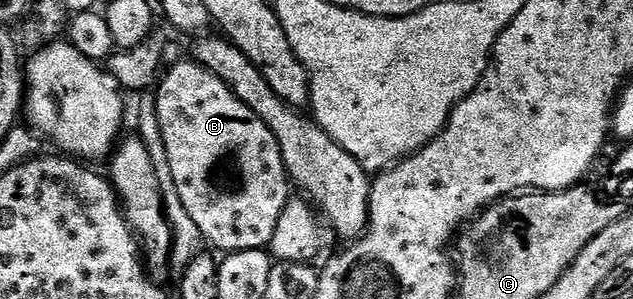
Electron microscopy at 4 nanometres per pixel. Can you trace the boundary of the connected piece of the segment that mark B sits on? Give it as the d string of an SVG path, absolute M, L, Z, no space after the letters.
M182 60L176 63L175 66L170 67L158 79L157 89L153 95L156 100L157 120L160 121L161 138L164 140L165 155L168 156L169 167L173 174L177 193L181 196L181 203L185 204L189 216L193 218L194 223L200 228L204 239L210 244L212 242L216 246L216 248L214 247L216 251L223 250L222 252L261 250L270 247L273 240L273 232L277 232L277 220L281 220L281 212L287 207L289 201L289 193L287 194L287 186L289 187L287 169L283 163L281 148L277 144L273 132L225 83L217 80L217 76L213 76L213 72L209 72L204 66L199 65L194 60Z

